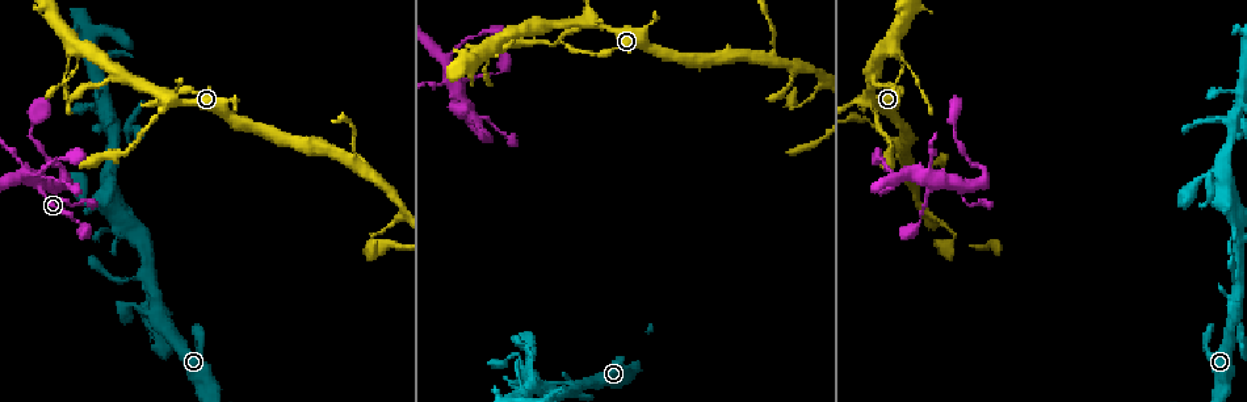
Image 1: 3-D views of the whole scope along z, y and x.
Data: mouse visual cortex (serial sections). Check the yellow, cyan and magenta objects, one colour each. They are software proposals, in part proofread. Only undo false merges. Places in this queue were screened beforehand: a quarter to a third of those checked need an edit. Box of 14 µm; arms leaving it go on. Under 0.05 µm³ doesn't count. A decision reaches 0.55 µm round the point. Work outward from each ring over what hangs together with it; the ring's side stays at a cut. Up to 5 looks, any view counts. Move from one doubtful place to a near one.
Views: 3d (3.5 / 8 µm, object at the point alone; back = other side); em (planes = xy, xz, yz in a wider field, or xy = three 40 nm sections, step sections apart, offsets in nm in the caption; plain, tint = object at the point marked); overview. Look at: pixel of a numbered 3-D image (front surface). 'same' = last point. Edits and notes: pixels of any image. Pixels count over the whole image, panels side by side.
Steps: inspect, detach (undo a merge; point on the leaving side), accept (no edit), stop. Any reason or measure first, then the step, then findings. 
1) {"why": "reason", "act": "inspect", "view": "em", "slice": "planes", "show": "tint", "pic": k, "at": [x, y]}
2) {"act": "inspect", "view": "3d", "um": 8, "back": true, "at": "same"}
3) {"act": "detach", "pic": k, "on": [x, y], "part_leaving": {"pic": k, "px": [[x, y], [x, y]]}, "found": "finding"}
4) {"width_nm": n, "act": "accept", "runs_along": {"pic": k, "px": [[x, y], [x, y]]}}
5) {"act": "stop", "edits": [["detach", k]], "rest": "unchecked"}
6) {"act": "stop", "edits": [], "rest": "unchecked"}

{"why": "sudden change in width", "act": "inspect", "view": "3d", "um": 3.5, "back": true, "pic": 1, "at": [140, 274]}

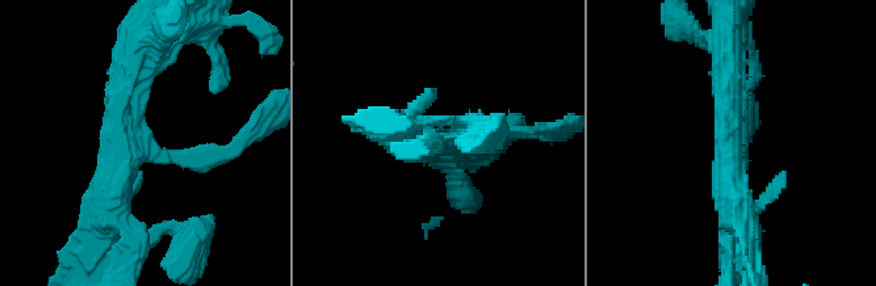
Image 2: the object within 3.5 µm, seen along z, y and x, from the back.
{"why": "now the EM", "act": "inspect", "view": "em", "slice": "xy", "step": 2, "show": "tint", "pic": 2, "at": [447, 135]}

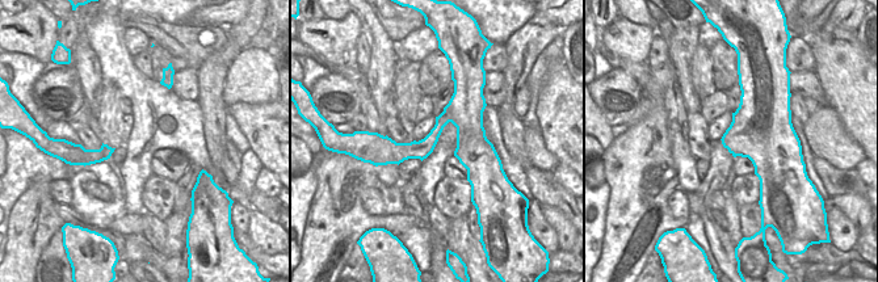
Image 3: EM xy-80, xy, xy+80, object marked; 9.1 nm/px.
{"width_nm": 170, "act": "accept", "runs_along": {"pic": 2, "px": [[104, 206], [121, 158], [234, 146]]}, "found": "one cell here"}

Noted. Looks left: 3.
{"why": "four arms meet", "act": "inspect", "view": "3d", "um": 3.5, "pic": 1, "at": [114, 128]}

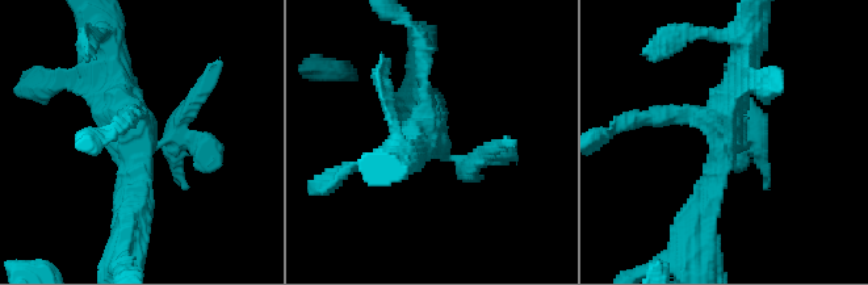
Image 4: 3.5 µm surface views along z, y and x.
{"why": "now the EM", "act": "inspect", "view": "em", "slice": "xy", "step": 2, "show": "tint", "pic": 4, "at": [723, 143]}

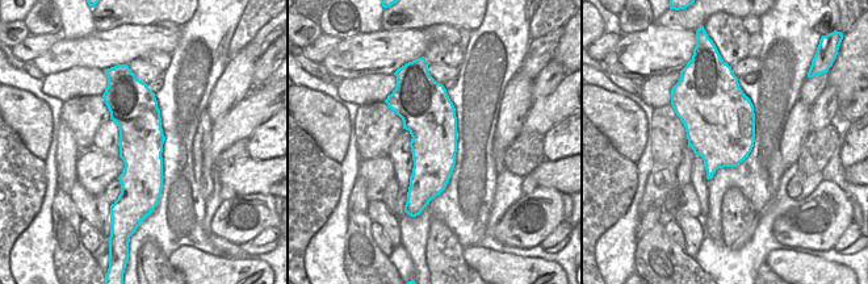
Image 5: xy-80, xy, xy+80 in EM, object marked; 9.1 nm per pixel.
{"act": "detach", "pic": 4, "on": [497, 156], "part_leaving": {"pic": 4, "px": [[456, 160], [512, 147]]}, "found": "a second cell is stuck on"}

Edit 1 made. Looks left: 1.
{"act": "stop", "edits": [["detach", 4]], "rest": "unchecked"}

